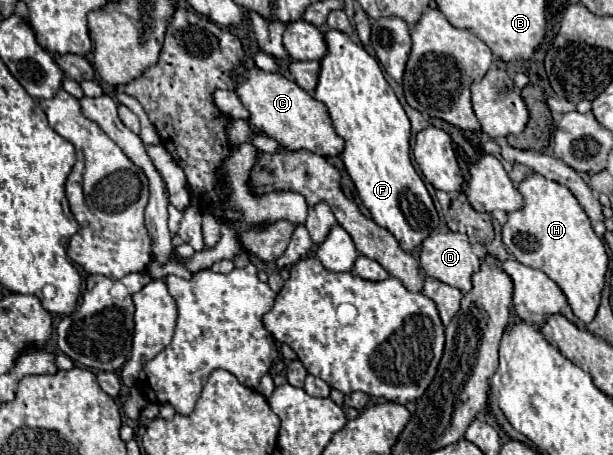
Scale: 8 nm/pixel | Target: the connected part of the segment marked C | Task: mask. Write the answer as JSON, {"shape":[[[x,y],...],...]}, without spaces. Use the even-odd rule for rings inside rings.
{"shape":[[[252,66],[246,70],[246,82],[236,88],[242,104],[250,112],[250,124],[262,130],[266,136],[278,140],[280,146],[296,152],[308,150],[324,158],[340,156],[344,150],[344,140],[332,130],[330,116],[318,100],[314,100],[306,90],[302,90],[296,82],[288,80],[280,72],[268,74],[260,68]]]}

